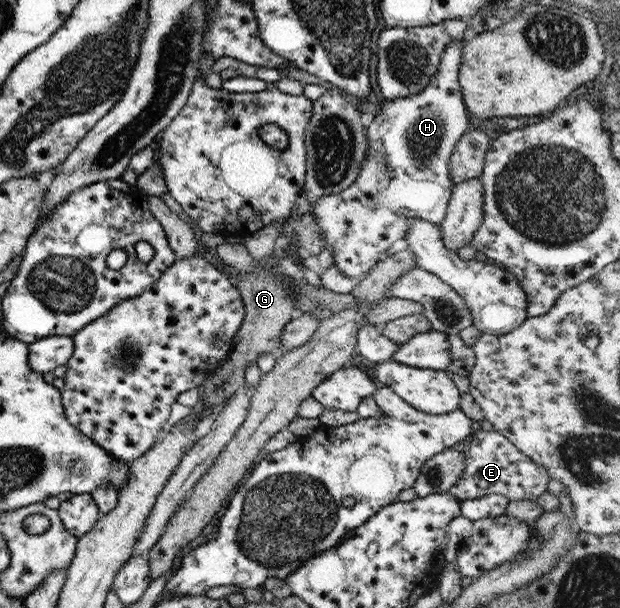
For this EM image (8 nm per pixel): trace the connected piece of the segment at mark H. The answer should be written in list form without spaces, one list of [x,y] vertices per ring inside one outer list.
[[[450,41],[446,44],[446,52],[442,54],[442,58],[440,58],[440,63],[438,63],[434,76],[428,81],[427,87],[423,91],[417,92],[416,94],[410,96],[402,97],[400,99],[384,99],[382,101],[379,105],[378,113],[371,119],[371,121],[369,121],[369,125],[364,128],[367,153],[362,159],[354,182],[342,190],[342,192],[321,196],[317,201],[314,201],[311,206],[311,214],[313,214],[313,217],[317,222],[317,226],[319,226],[319,232],[321,232],[321,236],[323,236],[323,244],[332,250],[334,268],[338,269],[338,271],[348,279],[362,276],[362,274],[366,275],[375,267],[375,264],[379,262],[380,256],[386,253],[386,250],[389,249],[390,246],[396,242],[396,240],[400,240],[401,238],[404,239],[408,228],[407,220],[409,220],[411,216],[415,216],[415,218],[425,220],[426,222],[430,222],[432,224],[440,223],[445,217],[447,202],[450,198],[451,190],[454,185],[449,175],[449,168],[447,167],[450,153],[455,147],[457,140],[473,125],[473,119],[464,106],[460,87],[457,81],[460,57],[462,57],[462,47],[462,41]]]

